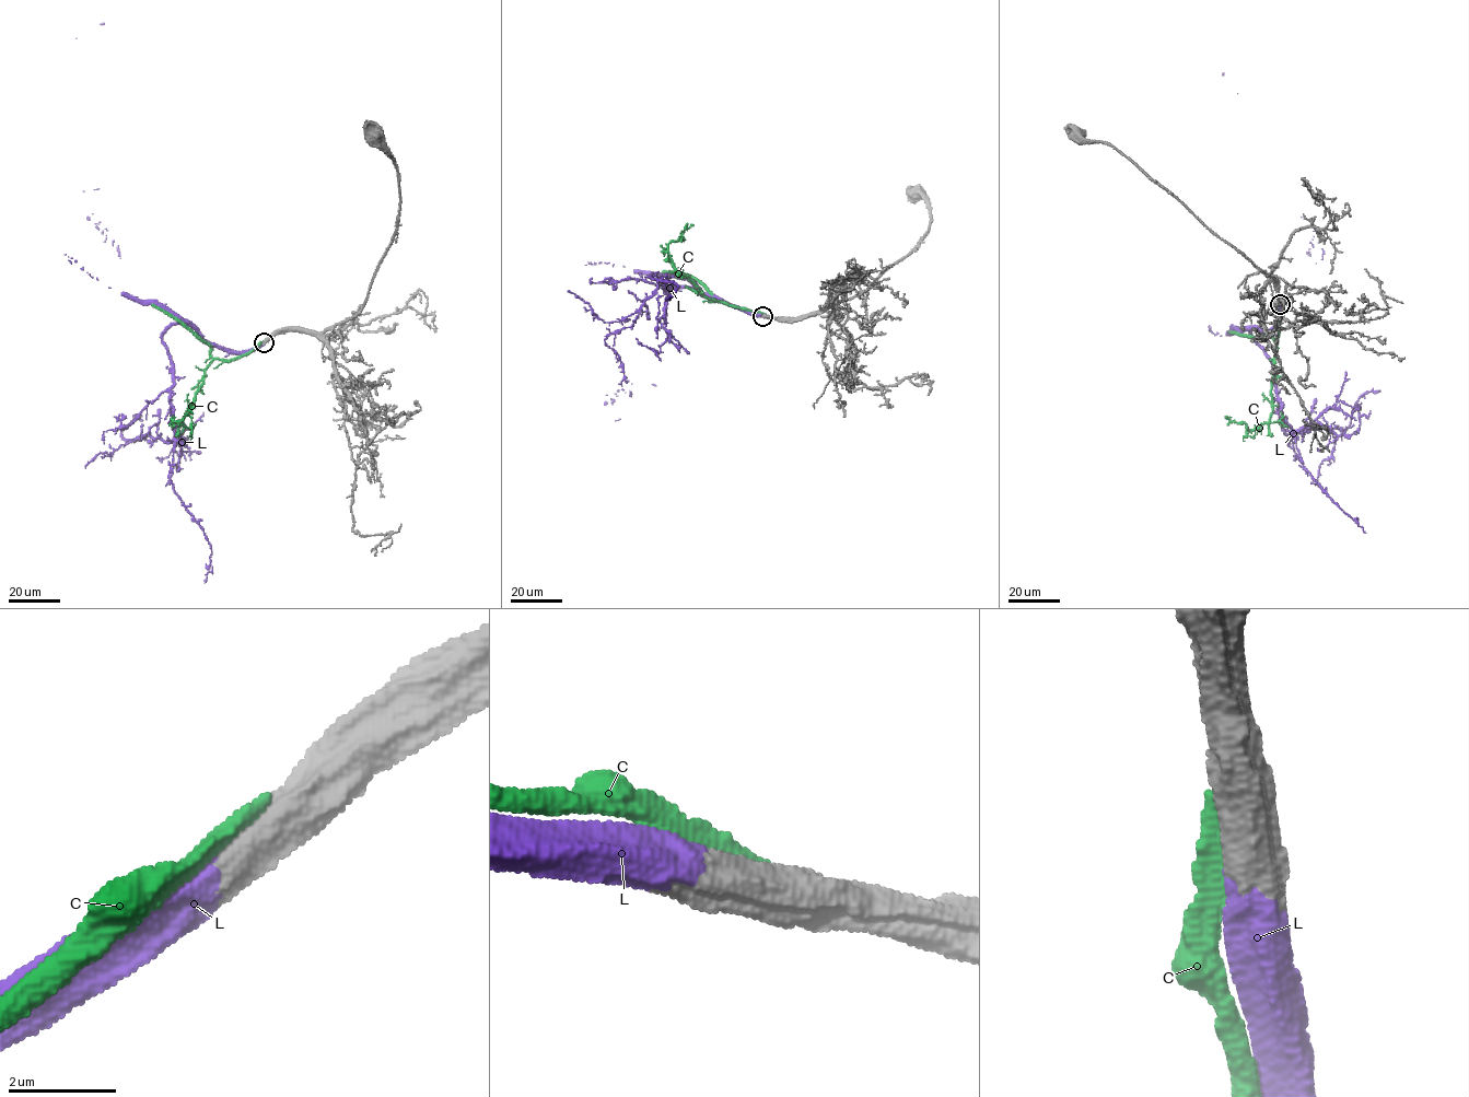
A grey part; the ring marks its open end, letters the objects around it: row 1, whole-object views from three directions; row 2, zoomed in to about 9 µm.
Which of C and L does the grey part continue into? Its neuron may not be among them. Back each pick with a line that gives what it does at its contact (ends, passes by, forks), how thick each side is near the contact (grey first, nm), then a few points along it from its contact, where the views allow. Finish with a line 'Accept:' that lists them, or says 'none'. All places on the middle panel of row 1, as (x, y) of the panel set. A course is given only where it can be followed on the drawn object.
L: it ends | 750/750 nm | via (762, 316), (720, 302), (684, 278), (637, 271), (608, 263), (589, 263), (606, 394), (655, 385)
Accept: L

